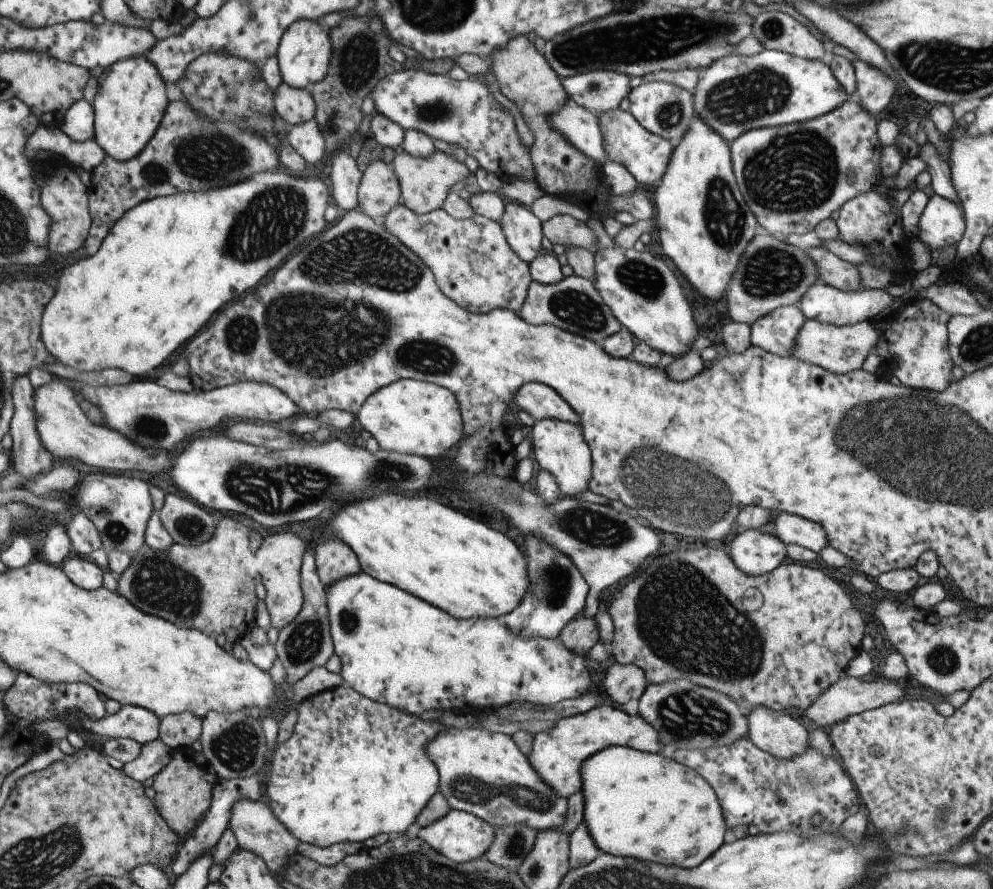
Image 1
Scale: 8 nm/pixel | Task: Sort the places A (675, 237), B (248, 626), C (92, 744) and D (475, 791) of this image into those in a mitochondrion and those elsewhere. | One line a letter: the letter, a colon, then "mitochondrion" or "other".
A: other
B: other
C: other
D: mitochondrion

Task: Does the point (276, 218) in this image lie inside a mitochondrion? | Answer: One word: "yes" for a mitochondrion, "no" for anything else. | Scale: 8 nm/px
yes

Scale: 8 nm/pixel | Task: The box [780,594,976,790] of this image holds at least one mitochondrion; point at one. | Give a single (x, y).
(941, 660)

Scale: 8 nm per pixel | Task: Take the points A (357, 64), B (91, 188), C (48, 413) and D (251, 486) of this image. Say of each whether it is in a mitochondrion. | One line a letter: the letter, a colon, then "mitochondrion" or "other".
A: mitochondrion
B: other
C: other
D: mitochondrion

